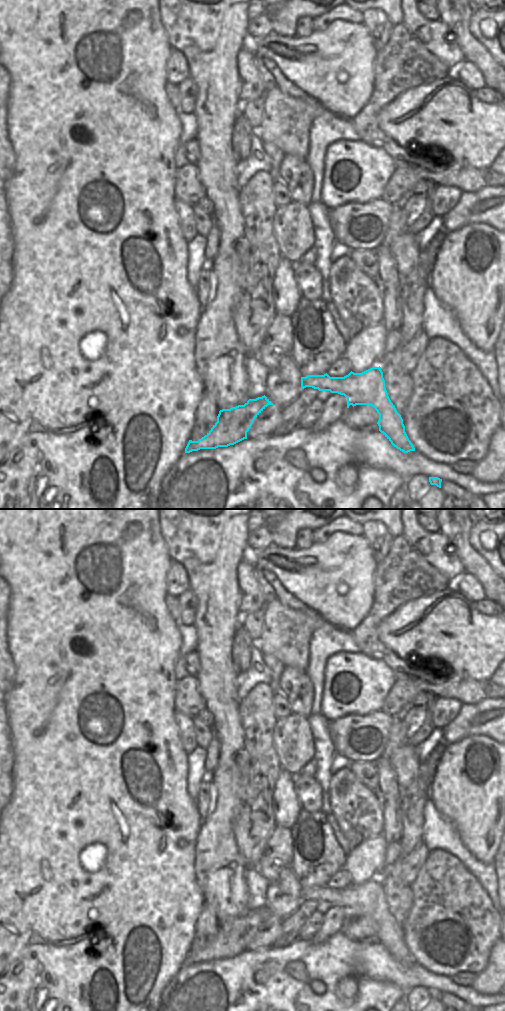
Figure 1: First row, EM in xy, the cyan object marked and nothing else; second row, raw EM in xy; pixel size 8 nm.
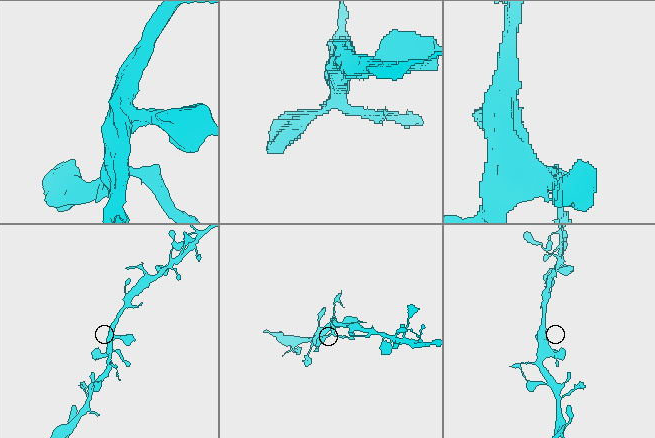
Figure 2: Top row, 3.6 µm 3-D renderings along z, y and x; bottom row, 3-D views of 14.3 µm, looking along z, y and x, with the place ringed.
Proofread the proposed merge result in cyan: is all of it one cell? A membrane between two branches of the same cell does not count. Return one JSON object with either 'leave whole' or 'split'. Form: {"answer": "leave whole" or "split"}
{"answer": "leave whole"}

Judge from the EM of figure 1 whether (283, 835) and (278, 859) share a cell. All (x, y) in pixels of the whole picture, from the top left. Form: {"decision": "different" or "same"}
{"decision": "same"}

